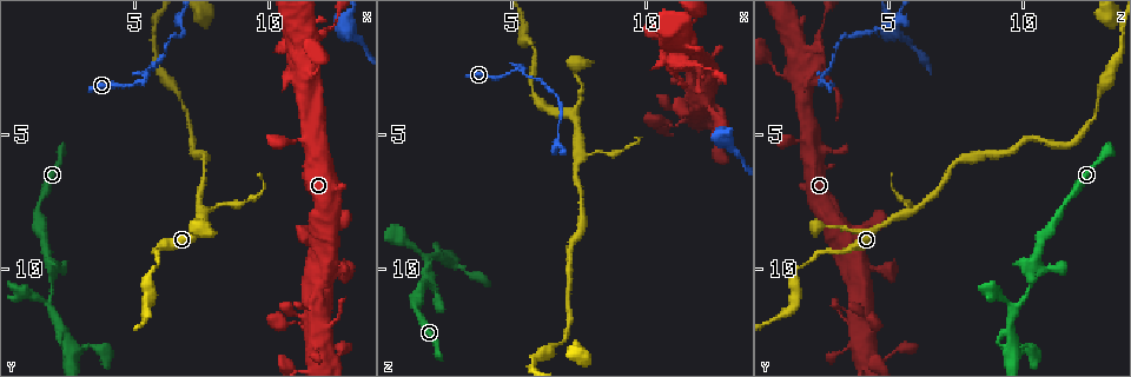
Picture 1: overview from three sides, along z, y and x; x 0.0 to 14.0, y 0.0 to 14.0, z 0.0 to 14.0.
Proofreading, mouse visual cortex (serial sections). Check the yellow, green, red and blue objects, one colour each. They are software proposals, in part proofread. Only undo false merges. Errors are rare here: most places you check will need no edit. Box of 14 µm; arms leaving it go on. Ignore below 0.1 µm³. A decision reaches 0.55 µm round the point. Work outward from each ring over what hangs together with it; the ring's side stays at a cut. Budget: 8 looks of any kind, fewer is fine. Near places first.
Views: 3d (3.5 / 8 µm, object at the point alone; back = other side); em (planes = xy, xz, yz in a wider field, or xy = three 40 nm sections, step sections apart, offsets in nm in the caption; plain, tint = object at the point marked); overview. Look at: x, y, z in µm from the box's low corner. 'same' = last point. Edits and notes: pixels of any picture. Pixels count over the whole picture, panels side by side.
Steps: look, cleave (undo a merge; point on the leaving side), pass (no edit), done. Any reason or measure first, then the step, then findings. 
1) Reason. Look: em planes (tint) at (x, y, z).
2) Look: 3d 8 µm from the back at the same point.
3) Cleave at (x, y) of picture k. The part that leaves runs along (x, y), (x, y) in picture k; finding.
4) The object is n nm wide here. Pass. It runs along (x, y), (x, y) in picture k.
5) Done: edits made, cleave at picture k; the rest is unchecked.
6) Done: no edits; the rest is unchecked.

Abrupt turn. Look: 3d 8 µm at (5.4, 3.1, 2.5).

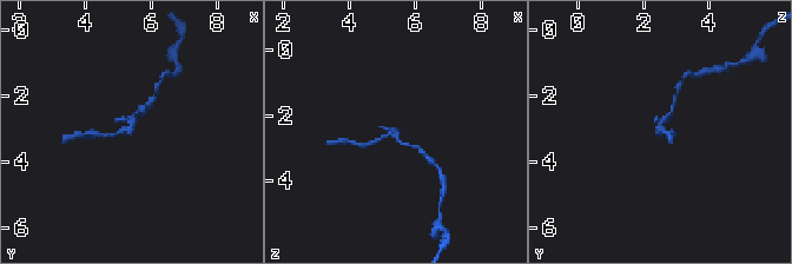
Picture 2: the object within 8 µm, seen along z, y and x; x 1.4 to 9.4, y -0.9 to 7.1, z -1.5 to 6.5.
Look: 3d 3.5 µm from the back at (5.3, 3.1, 2.5).

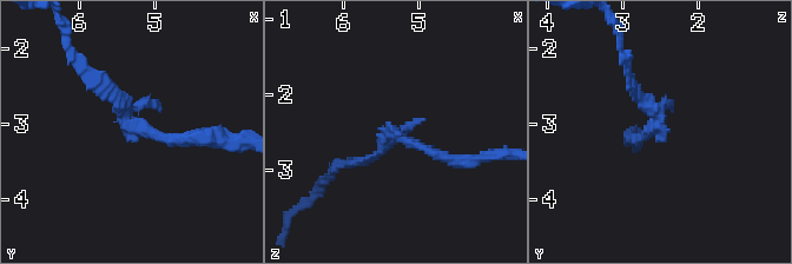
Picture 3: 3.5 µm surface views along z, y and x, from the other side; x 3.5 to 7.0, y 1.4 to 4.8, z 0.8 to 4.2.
Look: em xy step 1 (tint) at (5.30, 3.05, 2.55).

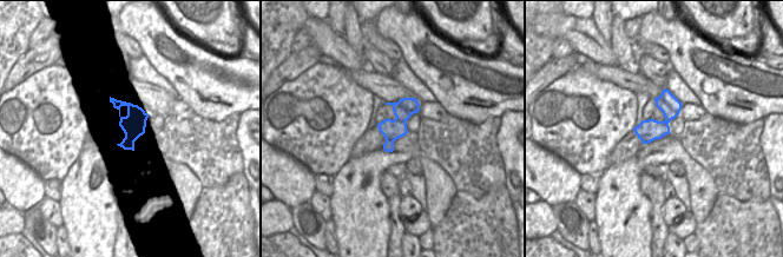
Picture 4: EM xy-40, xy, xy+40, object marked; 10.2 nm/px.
Pass. It runs along (414, 101), (390, 133), (388, 149) in picture 4; continuous, no second cell.

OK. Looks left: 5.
Sharp bend. Look: 3d 8 µm at (11.9, 9.2, 3.9).

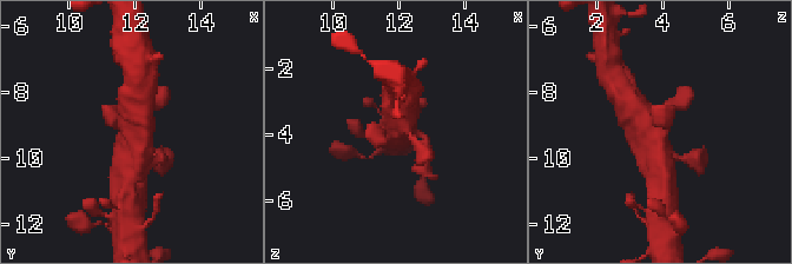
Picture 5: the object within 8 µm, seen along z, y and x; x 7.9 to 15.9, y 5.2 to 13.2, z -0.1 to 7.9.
Zoom in. Look: 3d 3.5 µm from the back at (11.9, 9.3, 3.8).

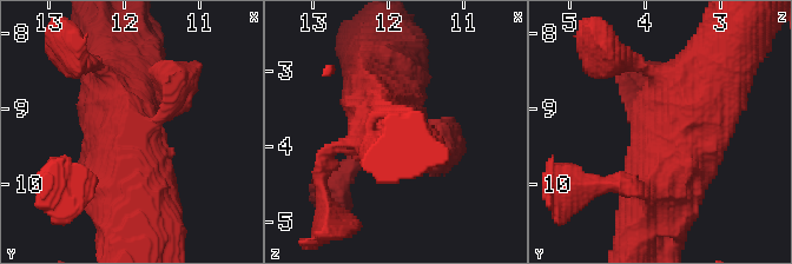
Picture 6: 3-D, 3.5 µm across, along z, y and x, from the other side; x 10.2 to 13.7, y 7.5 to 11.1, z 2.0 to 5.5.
Need the tissue. Look: em xy step 2 (tint) at (11.85, 9.25, 3.90).

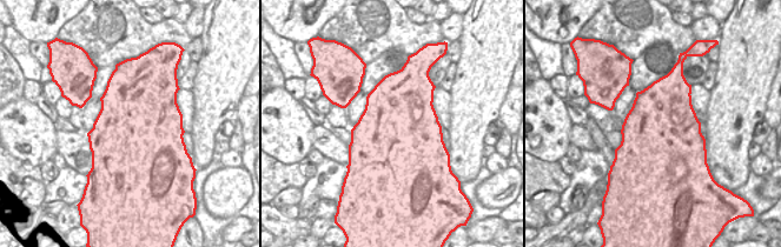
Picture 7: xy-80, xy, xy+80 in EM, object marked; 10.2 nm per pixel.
Pass. It runs along (712, 73), (685, 109), (646, 213) in picture 6; all the same cell.

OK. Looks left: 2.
Done: no edits; the rest is unchecked.

